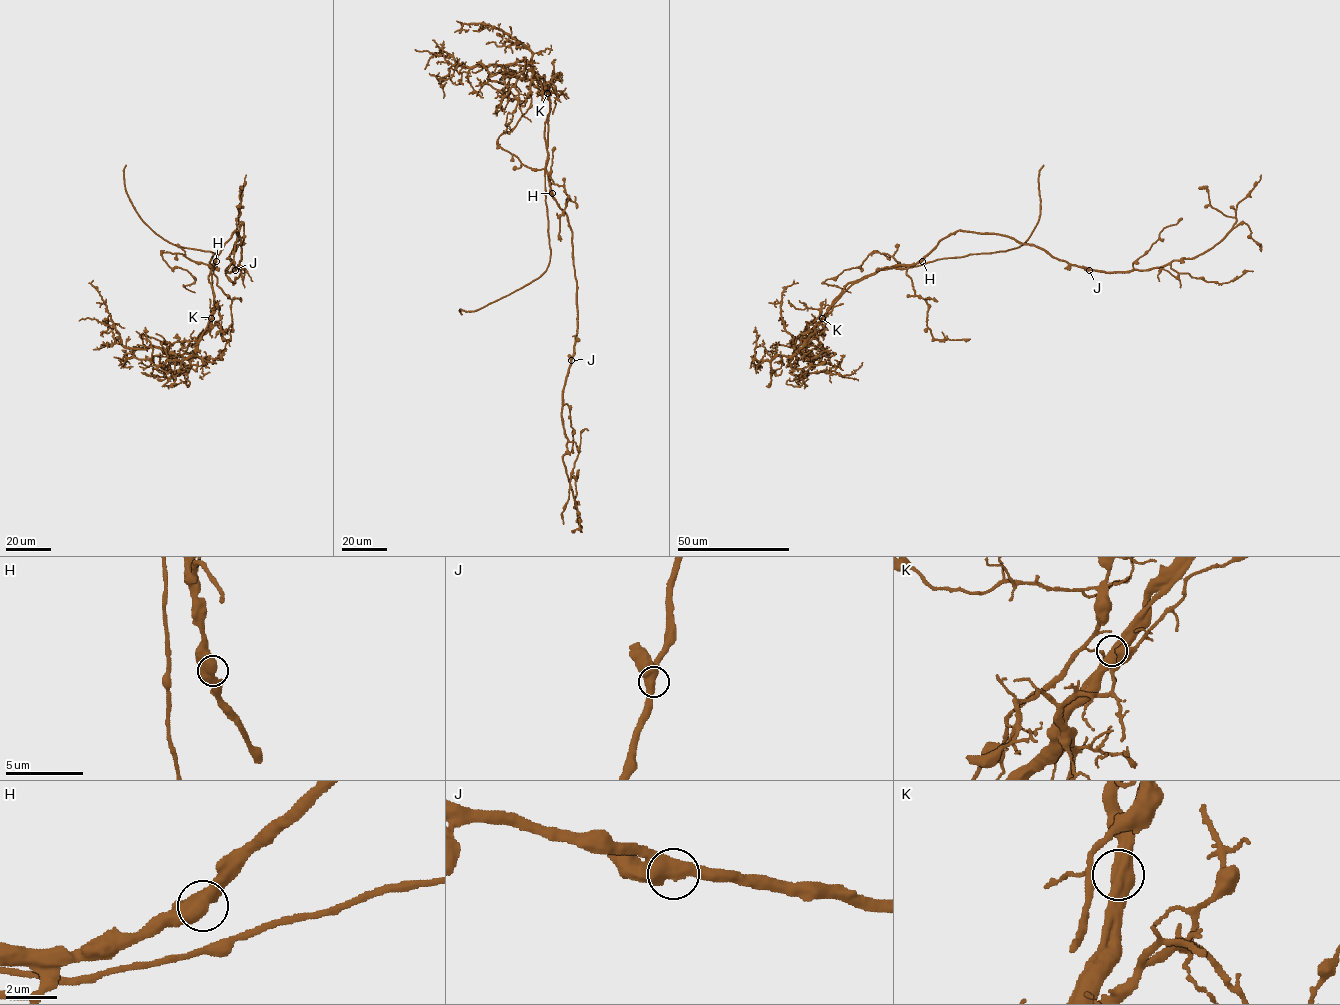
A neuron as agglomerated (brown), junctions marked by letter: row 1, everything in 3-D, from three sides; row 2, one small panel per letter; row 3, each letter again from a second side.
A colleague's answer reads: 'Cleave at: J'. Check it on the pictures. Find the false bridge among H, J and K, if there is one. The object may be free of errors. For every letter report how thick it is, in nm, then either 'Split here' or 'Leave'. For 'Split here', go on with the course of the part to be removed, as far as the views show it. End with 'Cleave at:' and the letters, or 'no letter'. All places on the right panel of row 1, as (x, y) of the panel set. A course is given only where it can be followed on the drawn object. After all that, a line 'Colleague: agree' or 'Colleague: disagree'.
H: Thickness 600 nm. Leave
J: Thickness 550 nm. Leave
K: Thickness 600 nm. Leave
Cleave at: no letter
Colleague: disagree

